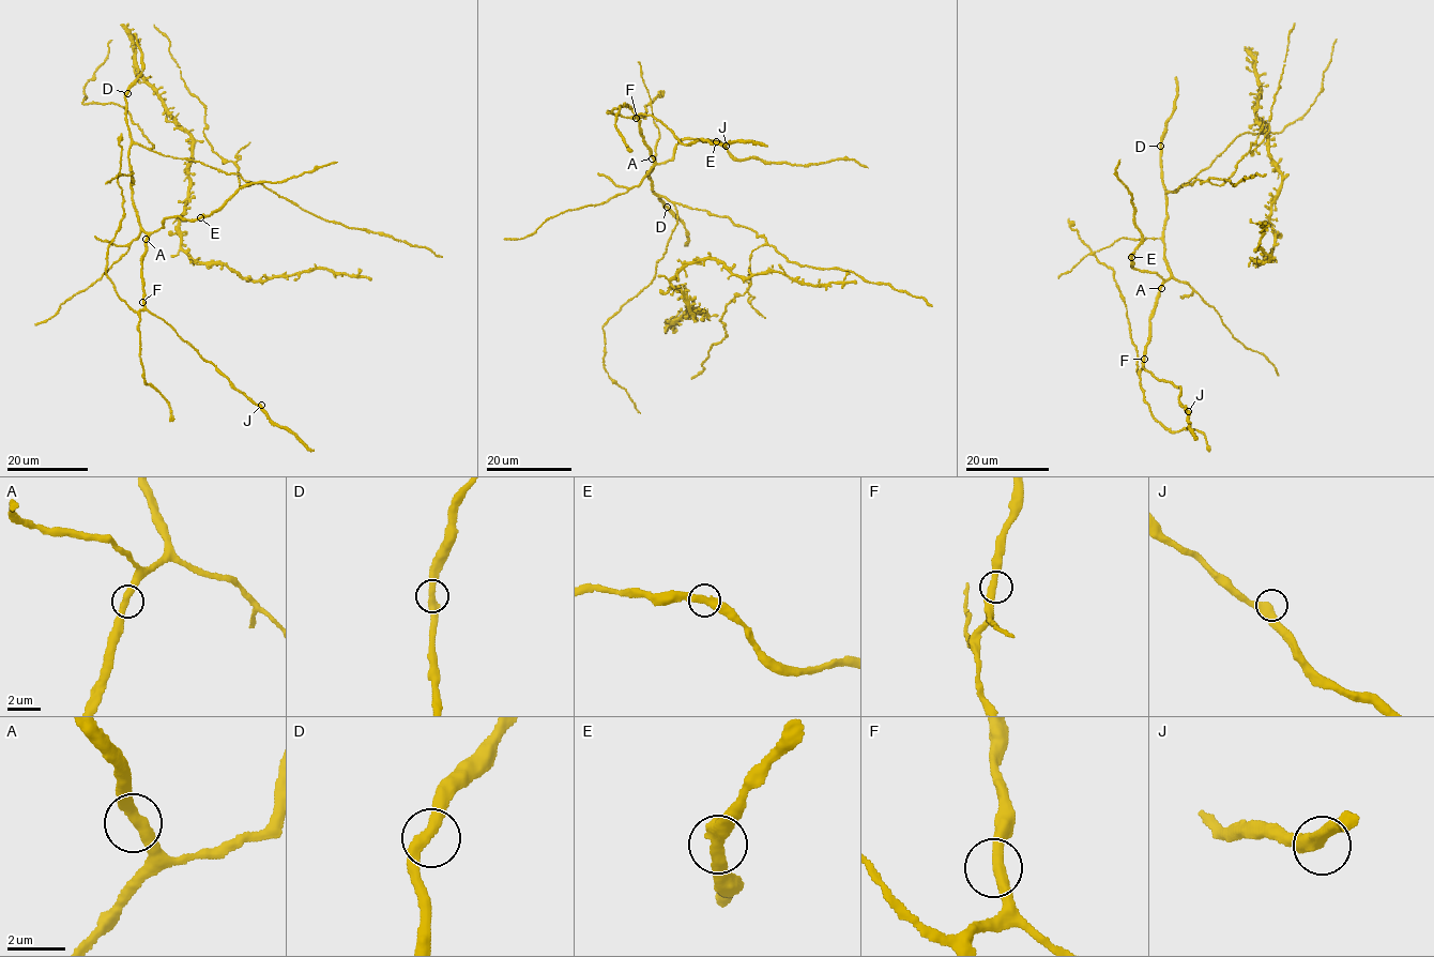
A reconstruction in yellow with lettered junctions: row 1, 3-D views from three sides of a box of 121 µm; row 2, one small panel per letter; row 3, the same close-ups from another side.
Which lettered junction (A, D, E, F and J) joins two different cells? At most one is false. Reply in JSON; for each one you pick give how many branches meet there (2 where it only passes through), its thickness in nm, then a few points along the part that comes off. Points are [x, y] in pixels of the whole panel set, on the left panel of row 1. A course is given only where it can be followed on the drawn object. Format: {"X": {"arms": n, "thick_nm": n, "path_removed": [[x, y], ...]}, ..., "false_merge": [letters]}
{"false_merge": []}

